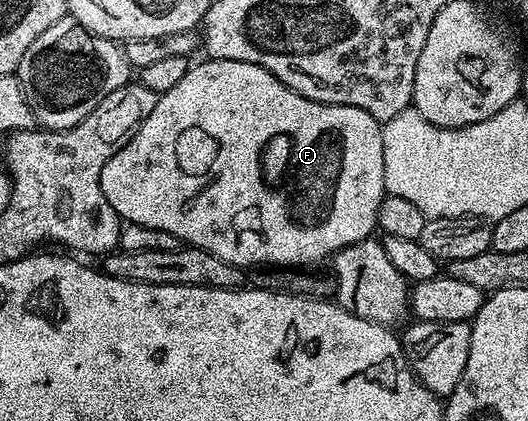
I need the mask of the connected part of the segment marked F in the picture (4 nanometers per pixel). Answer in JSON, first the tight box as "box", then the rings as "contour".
{"box":[101,58,385,268],"contour":[[[209,58],[190,65],[187,76],[175,84],[166,94],[160,95],[155,110],[143,120],[140,128],[121,150],[115,152],[102,170],[101,187],[111,208],[126,223],[143,228],[159,228],[159,232],[171,232],[187,246],[198,246],[201,250],[219,256],[242,268],[309,268],[312,262],[332,259],[337,251],[362,242],[377,230],[379,204],[385,197],[385,173],[383,172],[382,123],[378,122],[363,108],[350,106],[328,106],[315,100],[299,96],[287,84],[283,84],[267,68],[259,64],[247,64],[239,60]]]}

